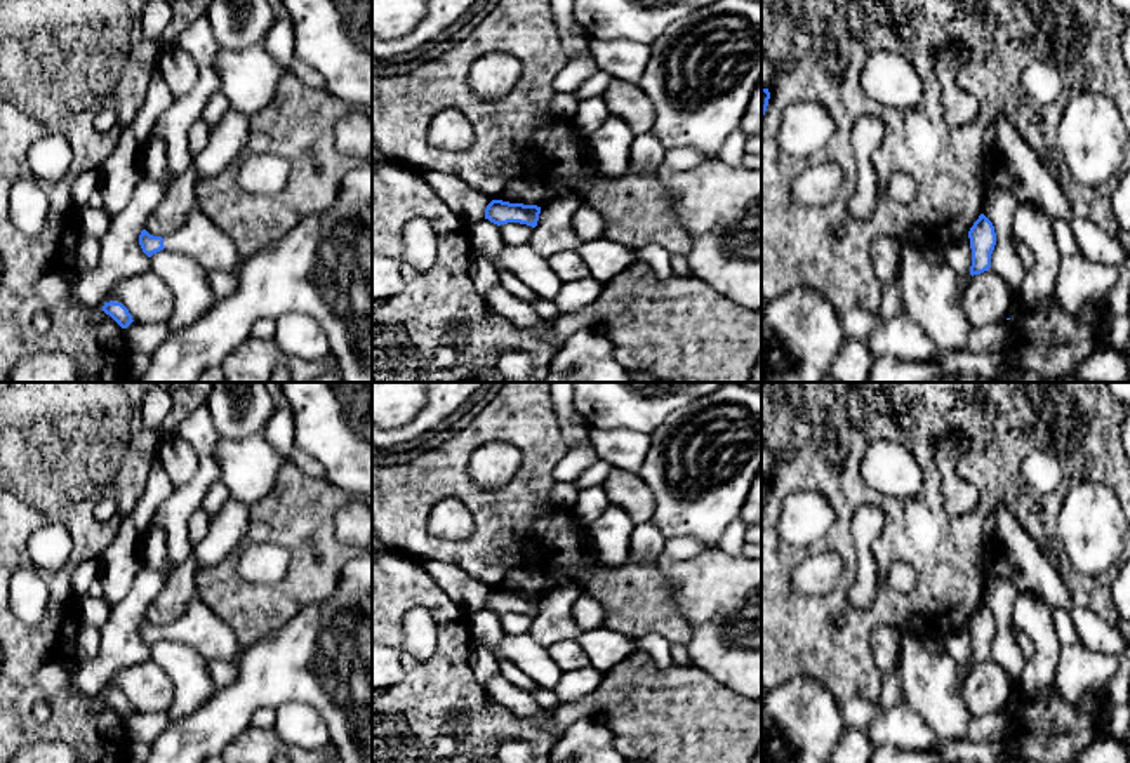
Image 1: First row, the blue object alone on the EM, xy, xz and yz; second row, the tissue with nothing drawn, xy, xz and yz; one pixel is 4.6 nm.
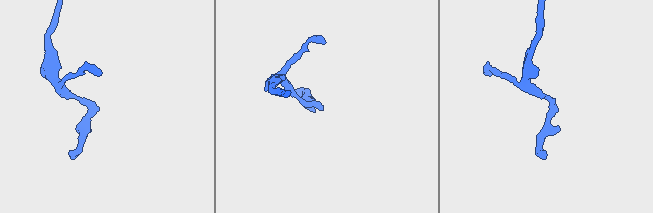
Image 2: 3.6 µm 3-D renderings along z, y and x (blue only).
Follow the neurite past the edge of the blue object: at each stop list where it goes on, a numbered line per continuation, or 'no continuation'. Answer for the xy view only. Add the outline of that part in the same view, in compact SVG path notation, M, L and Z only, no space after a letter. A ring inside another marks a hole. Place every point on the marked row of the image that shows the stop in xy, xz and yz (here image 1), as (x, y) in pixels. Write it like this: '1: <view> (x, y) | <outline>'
1: xy (200, 238) | M200 202L179 231L163 236L163 247L188 254L212 271L236 273L242 262L233 240L203 214Z

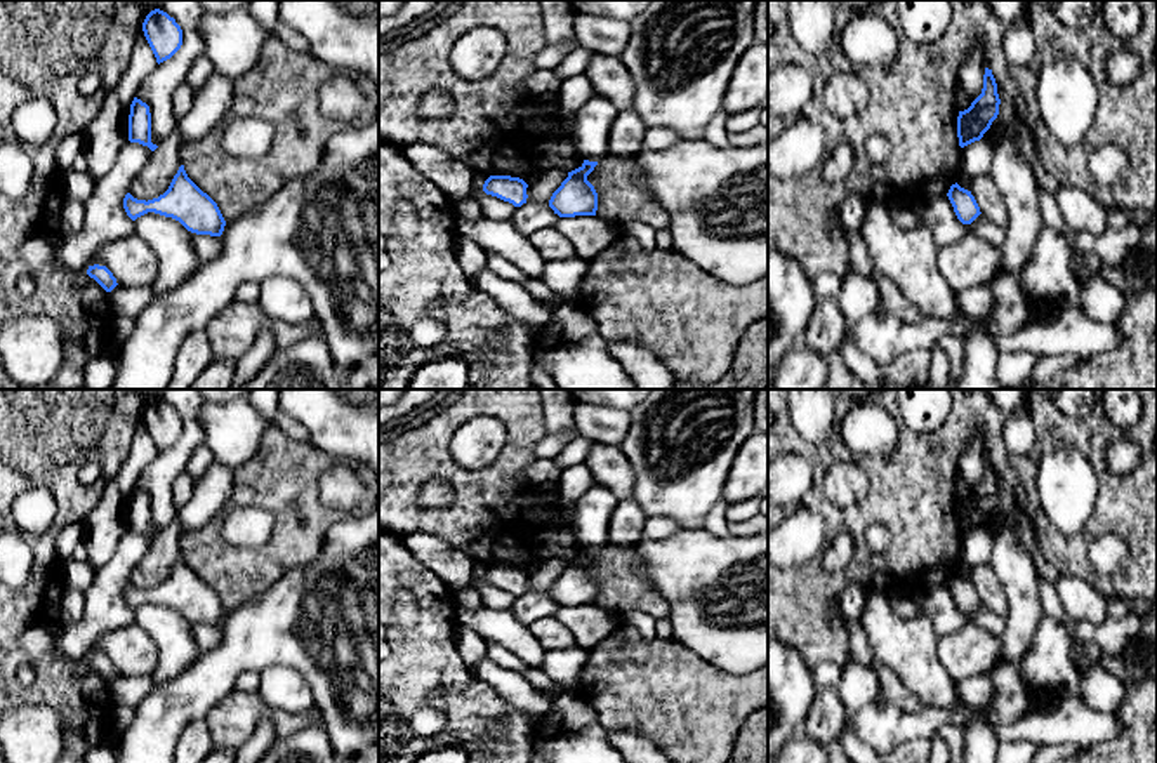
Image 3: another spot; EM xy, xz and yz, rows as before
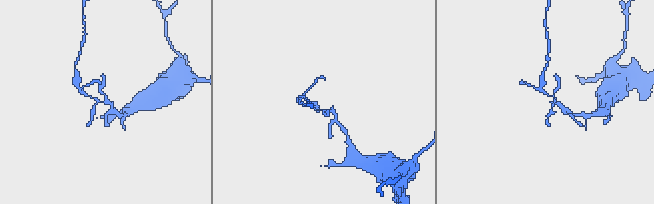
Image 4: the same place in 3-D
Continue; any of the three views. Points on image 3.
1: xz (593, 120) | M592 96L577 113L570 139L584 160L598 162L608 155L608 132L618 109L605 97Z

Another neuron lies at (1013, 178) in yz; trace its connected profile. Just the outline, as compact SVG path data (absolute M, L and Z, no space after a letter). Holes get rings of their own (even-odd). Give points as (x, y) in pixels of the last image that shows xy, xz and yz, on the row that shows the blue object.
M1001 103L1001 130L992 144L990 177L1008 209L1006 238L999 247L1002 273L1020 276L1025 269L1041 228L1044 226L1039 193L1041 186L1027 160L1021 156L1020 137L1027 130L1013 103Z

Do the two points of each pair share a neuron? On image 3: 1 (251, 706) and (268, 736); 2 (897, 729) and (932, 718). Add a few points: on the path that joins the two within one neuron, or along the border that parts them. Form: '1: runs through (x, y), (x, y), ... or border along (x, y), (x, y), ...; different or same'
1: border along (273, 722), (263, 718), (256, 730), (240, 744); different
2: runs through (905, 725), (923, 722); same

